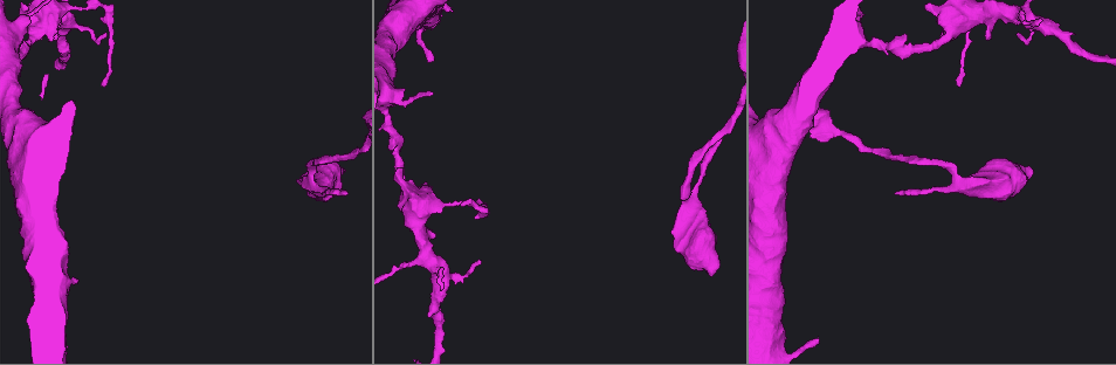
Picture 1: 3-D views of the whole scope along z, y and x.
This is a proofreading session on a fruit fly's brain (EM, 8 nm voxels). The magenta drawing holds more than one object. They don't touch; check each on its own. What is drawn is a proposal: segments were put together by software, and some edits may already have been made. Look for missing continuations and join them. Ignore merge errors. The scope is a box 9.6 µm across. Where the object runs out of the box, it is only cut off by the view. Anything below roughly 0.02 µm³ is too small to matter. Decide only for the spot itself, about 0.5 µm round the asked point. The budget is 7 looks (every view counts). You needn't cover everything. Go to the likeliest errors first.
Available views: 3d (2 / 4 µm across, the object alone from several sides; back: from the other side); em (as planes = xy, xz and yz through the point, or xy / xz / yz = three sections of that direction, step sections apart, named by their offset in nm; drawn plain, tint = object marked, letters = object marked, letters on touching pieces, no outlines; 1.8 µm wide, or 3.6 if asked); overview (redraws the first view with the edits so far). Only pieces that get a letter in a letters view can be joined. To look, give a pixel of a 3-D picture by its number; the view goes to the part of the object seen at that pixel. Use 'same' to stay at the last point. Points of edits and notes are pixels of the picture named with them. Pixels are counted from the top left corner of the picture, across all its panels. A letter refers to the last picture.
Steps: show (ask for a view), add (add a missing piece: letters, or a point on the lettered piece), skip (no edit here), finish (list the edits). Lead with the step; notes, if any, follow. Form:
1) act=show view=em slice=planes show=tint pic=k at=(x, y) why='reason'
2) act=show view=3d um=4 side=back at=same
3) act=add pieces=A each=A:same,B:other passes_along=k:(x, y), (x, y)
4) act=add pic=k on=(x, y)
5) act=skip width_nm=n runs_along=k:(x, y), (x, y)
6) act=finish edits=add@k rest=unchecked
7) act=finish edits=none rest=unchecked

act=show view=3d um=2 pic=1 at=(895, 193) why='thin end'

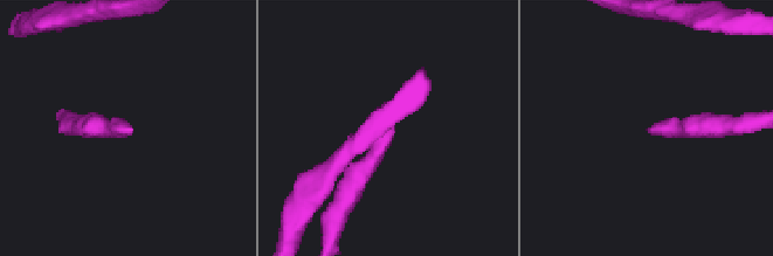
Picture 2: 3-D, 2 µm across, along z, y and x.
act=show view=em slice=planes show=letters pic=2 at=(131, 129) why='now the EM'

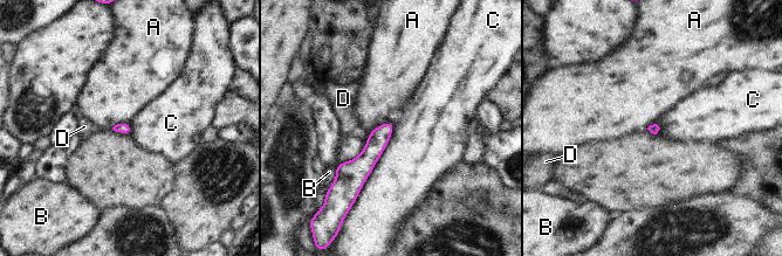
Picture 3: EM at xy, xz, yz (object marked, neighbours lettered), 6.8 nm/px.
act=skip each=A:other,B:other,C:other,D:other found='none of them fits'

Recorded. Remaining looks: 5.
act=show view=3d um=2 pic=1 at=(818, 339) why='long arm stops here'

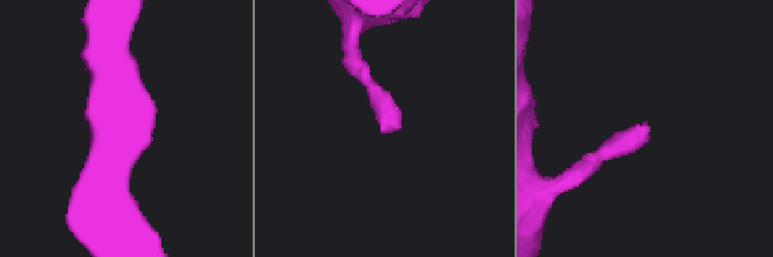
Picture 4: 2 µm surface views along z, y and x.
act=show view=em slice=xz step=16 show=tint pic=4 at=(385, 130)

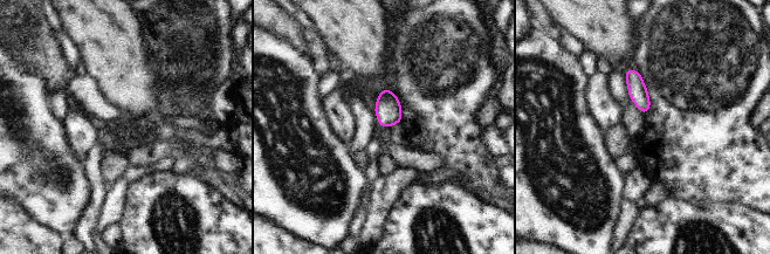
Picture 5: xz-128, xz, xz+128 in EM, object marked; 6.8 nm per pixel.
act=show view=em slice=planes show=letters at=same

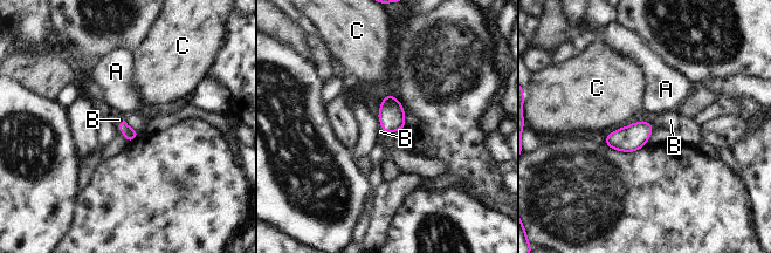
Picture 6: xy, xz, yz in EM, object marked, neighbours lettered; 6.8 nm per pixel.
act=add pieces=B each=A:other,B:same,C:other passes_along=6:(125, 129), (119, 125), (118, 120) found='the cell continues'

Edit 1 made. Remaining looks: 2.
act=finish edits=add@6 rest=unchecked

